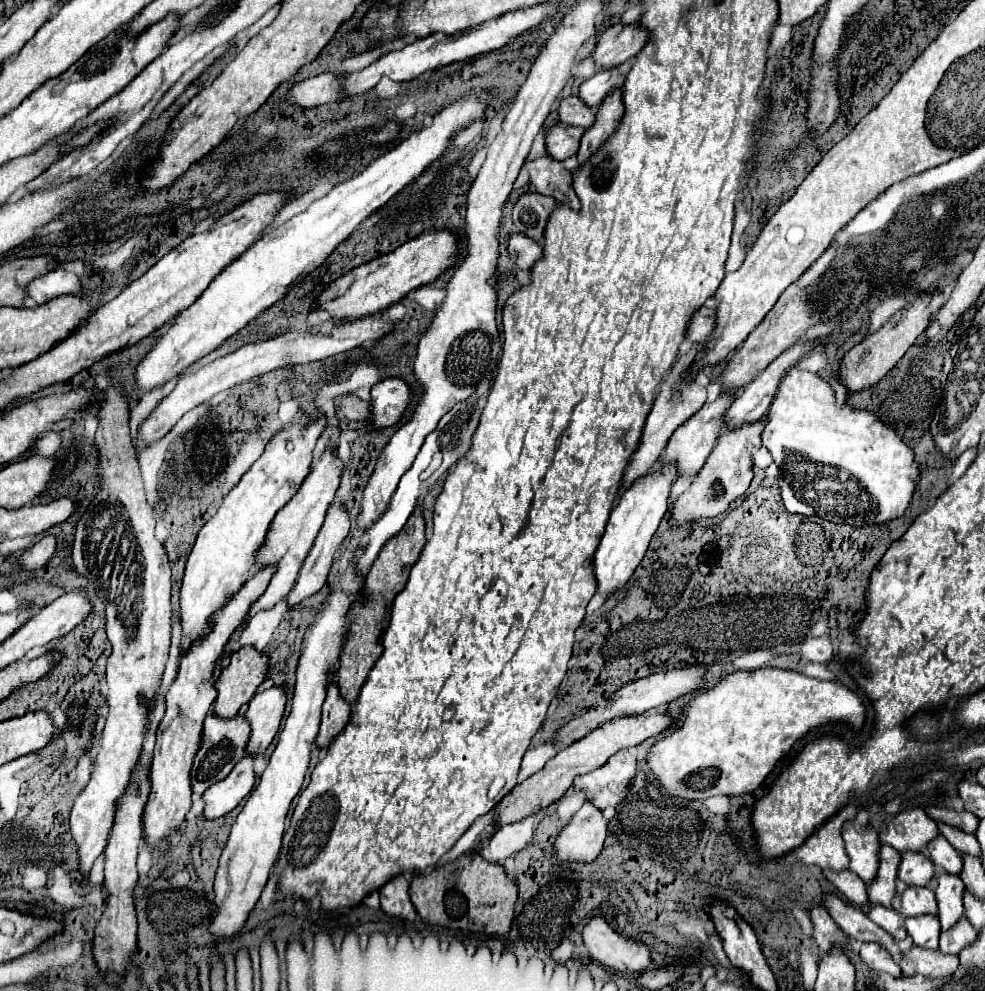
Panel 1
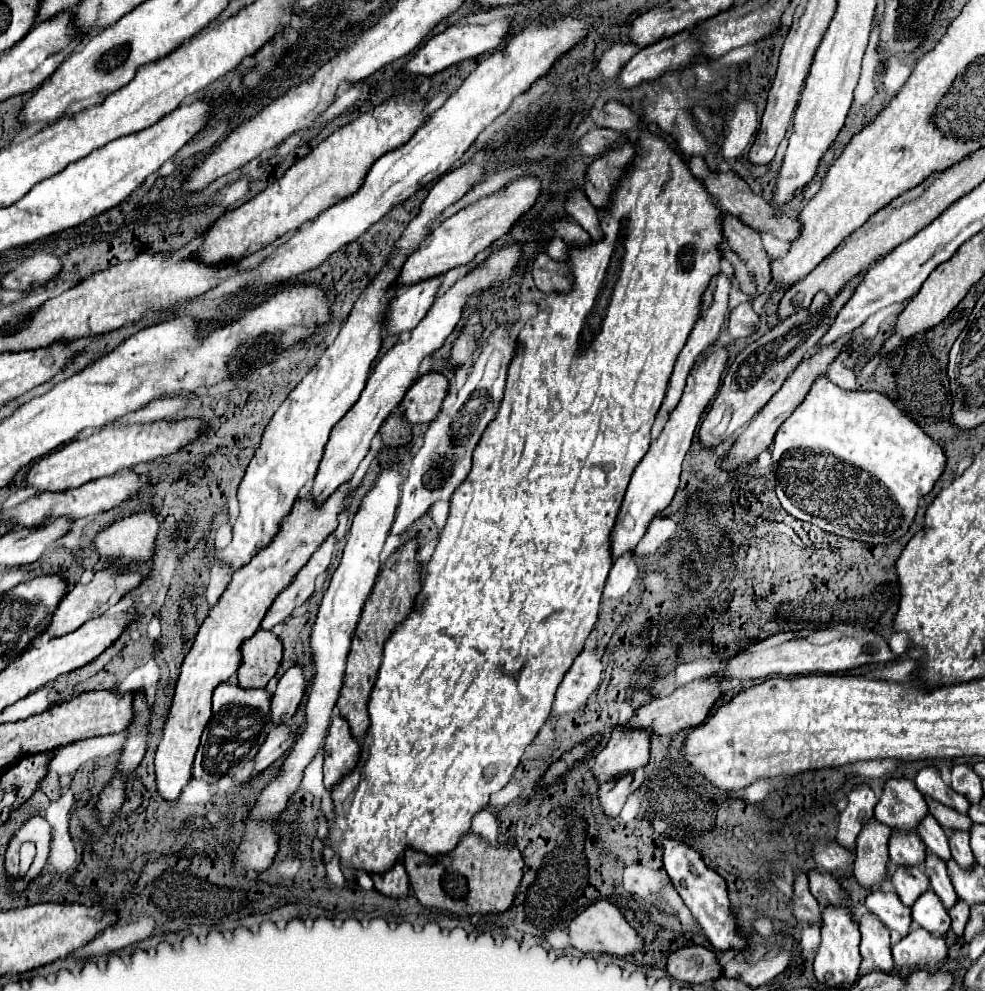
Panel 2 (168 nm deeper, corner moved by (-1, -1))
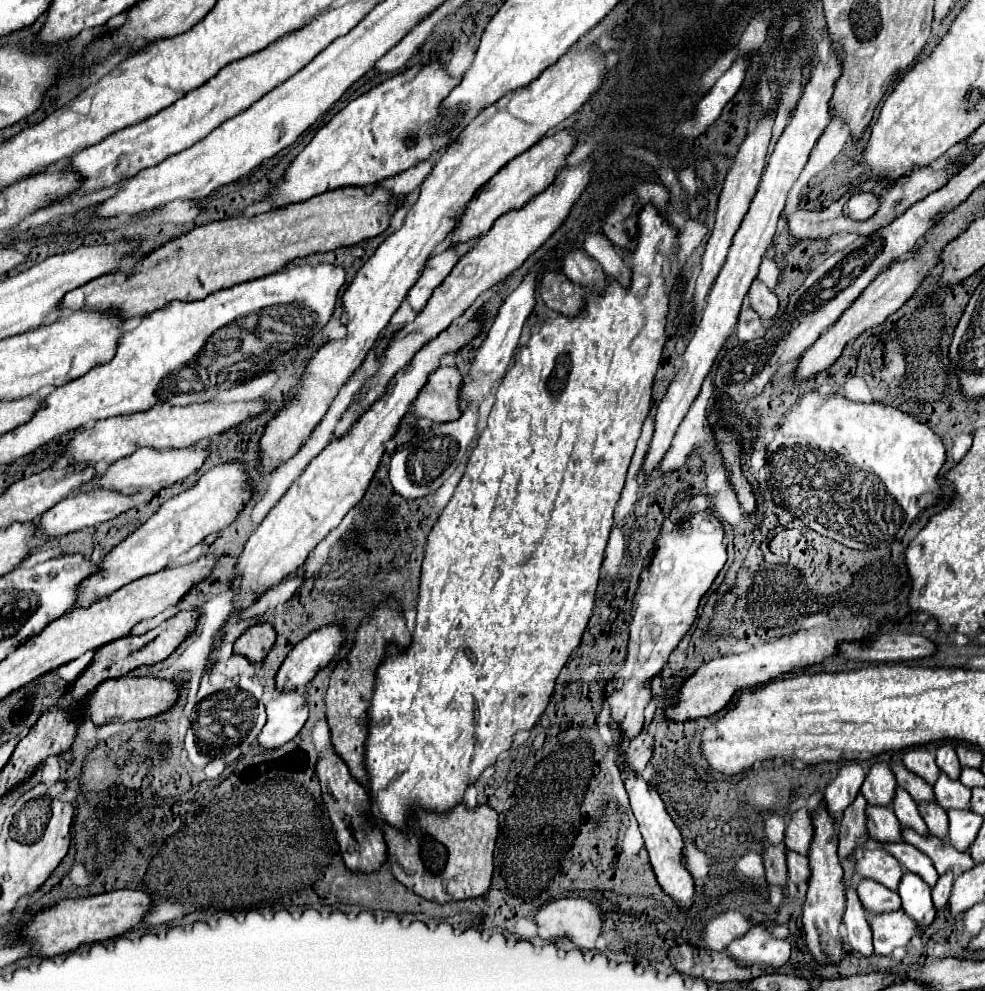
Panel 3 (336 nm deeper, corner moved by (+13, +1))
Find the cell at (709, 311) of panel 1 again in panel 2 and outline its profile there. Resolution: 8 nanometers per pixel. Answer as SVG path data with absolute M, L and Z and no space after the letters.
M740 303L730 311L728 317L728 335L732 339L744 339L756 333L760 327L760 315L752 309L752 303Z

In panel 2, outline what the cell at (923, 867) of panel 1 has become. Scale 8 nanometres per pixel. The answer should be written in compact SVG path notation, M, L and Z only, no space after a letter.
M892 829L888 851L890 861L894 865L922 865L926 855L926 847L922 839L918 839L916 831L898 831L898 829Z

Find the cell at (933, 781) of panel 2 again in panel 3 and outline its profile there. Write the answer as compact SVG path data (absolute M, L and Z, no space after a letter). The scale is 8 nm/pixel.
M912 749L904 755L904 767L914 775L922 777L928 785L934 785L936 777L940 775L940 769L934 759L934 753L928 749Z

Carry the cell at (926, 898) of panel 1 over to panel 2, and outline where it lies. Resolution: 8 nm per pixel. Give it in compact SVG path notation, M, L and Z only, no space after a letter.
M896 867L896 871L890 875L890 881L894 883L902 903L906 903L908 907L912 907L912 903L922 893L926 893L930 885L926 879L926 873L918 867Z

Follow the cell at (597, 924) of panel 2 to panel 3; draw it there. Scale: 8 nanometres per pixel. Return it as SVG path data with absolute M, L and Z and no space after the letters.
M566 897L552 901L544 905L536 913L536 925L538 925L538 935L542 939L556 939L556 937L568 937L572 943L576 943L580 949L594 949L596 939L602 935L602 915L600 909L596 907L594 901L586 897Z

